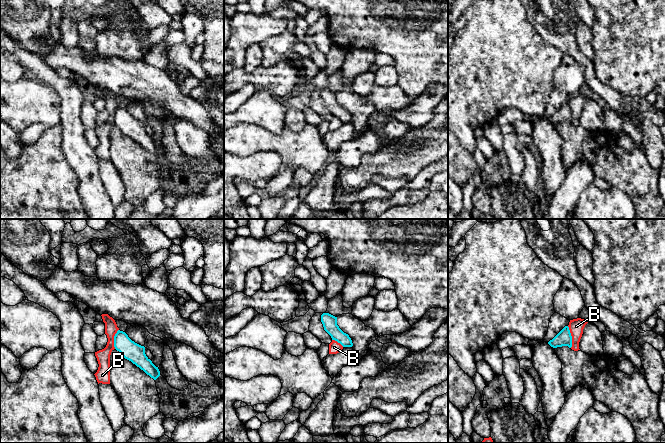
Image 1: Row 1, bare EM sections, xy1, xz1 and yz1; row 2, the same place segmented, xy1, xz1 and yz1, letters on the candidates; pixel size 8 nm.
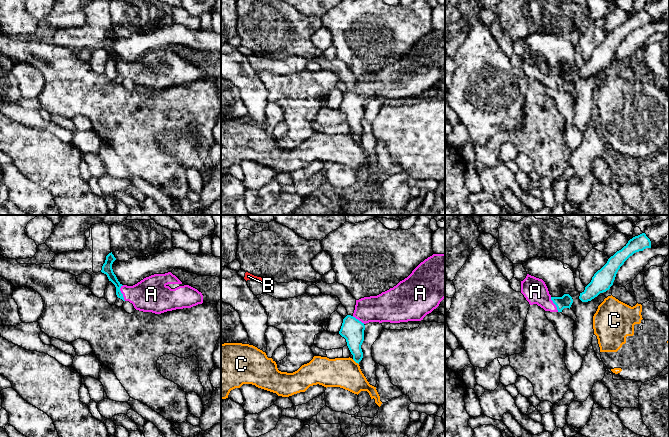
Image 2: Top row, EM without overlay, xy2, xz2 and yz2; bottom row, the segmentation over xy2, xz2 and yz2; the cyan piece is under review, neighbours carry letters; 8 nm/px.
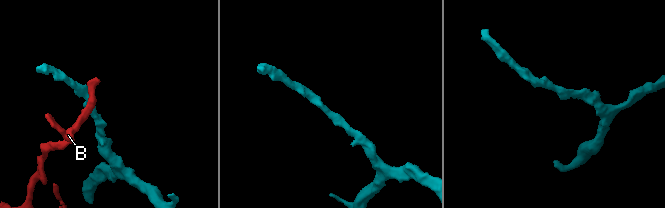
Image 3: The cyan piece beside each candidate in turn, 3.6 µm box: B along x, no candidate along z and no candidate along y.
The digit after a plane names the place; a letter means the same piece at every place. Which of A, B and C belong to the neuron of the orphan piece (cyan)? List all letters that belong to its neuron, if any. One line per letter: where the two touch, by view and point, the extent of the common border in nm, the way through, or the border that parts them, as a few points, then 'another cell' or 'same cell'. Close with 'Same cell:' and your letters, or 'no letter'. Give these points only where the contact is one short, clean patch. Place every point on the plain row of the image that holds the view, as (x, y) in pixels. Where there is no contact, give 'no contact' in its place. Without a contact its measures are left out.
A: meets cyan in xy2 at (121, 69); contact 130 nm long; runs through xy2 (107, 45), (120, 64), (121, 69), (151, 70); same cell
B: meets cyan in yz1 at (571, 113); contact 180 nm long; border along yz1 (567, 102), (571, 112), (571, 123); another cell
C: meets cyan in xz2 at (355, 137); contact 70 nm long; another cell
Same cell: A

